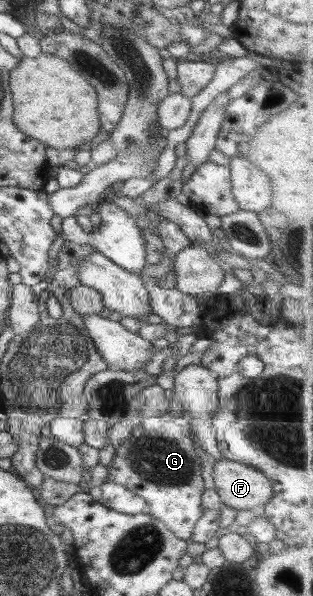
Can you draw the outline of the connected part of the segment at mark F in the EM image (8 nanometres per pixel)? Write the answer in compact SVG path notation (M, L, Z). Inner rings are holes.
M222 458L213 464L212 472L214 490L226 512L252 510L272 496L269 480L254 467Z

